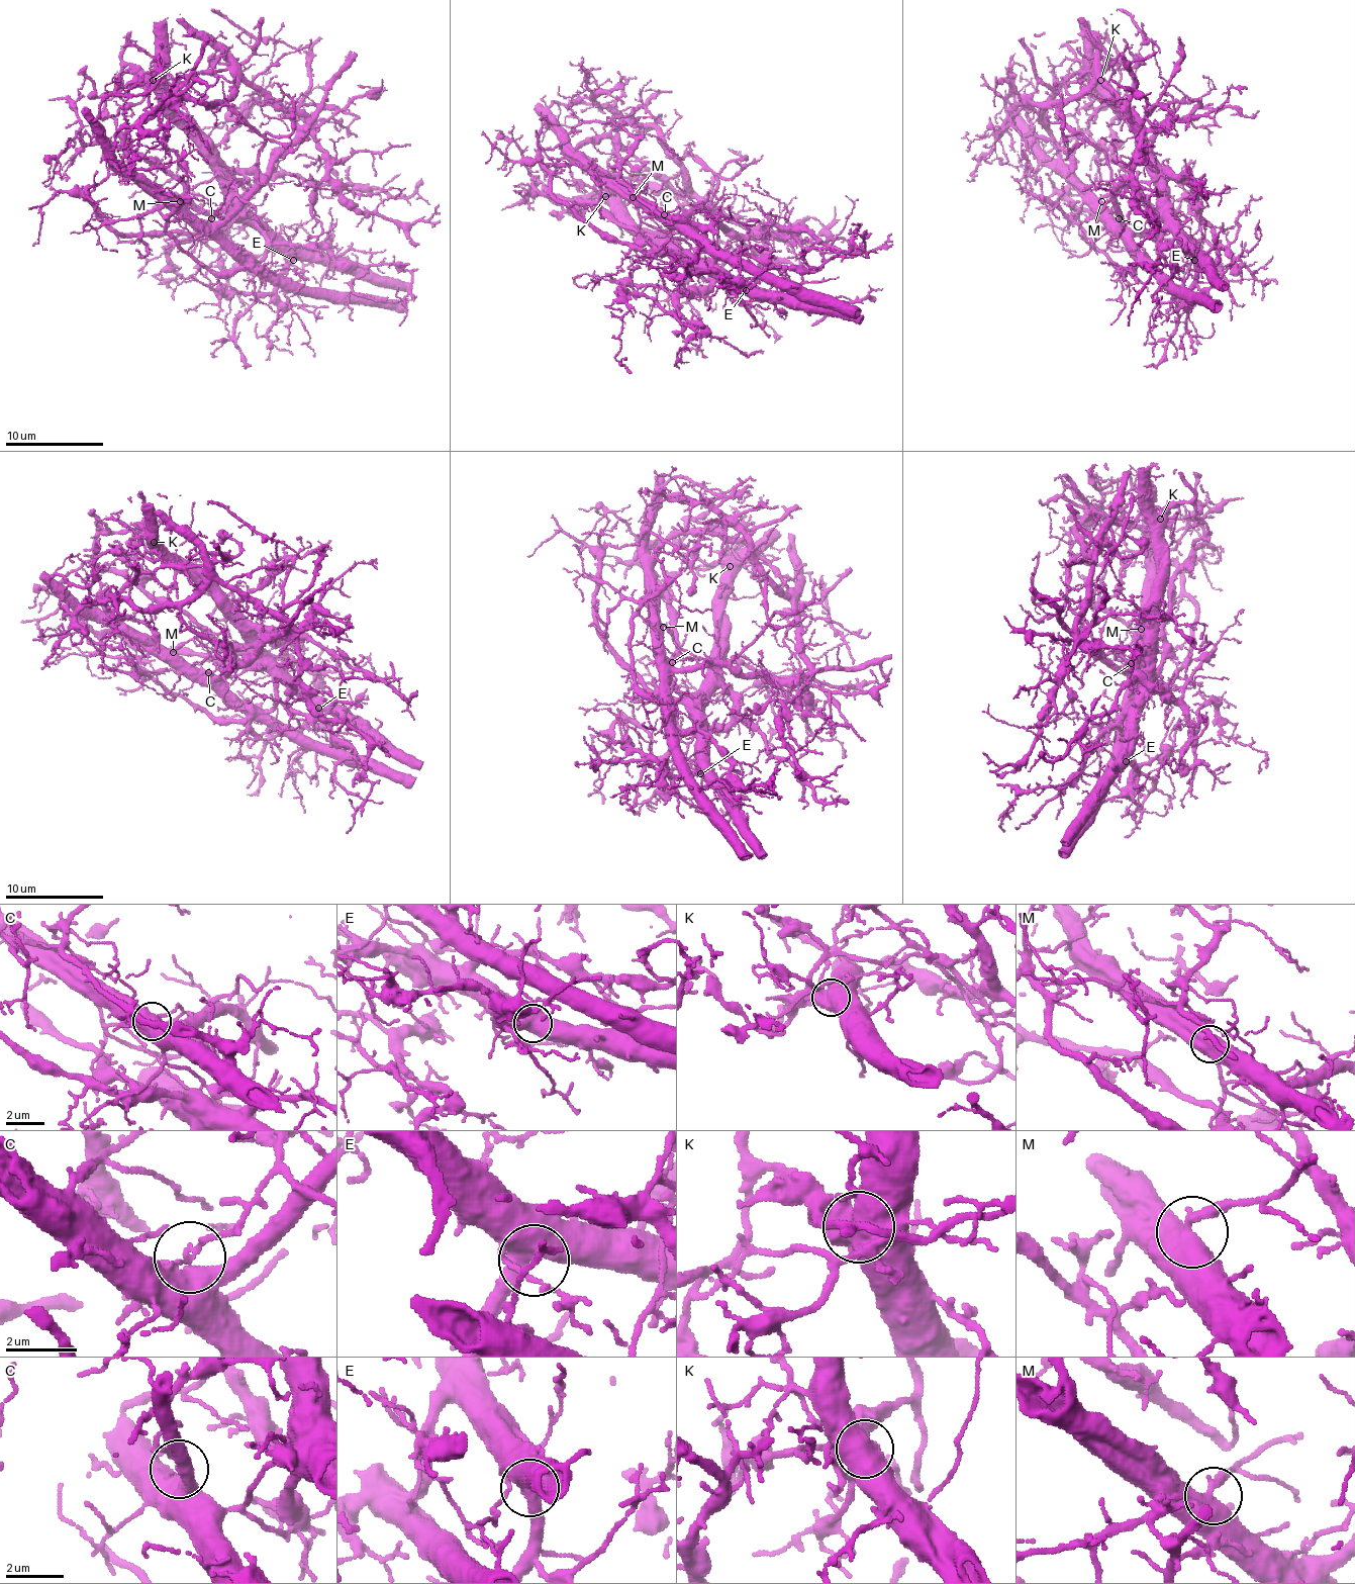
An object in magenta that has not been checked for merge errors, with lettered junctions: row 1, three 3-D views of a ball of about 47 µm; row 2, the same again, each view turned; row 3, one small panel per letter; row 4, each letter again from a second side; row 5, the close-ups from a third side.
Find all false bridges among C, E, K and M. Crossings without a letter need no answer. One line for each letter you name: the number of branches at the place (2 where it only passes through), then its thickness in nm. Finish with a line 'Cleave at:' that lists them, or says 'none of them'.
C: 2 branches meet; 440 nm thick
K: 3 branches meet; 650 nm thick
Cleave at: C, K

